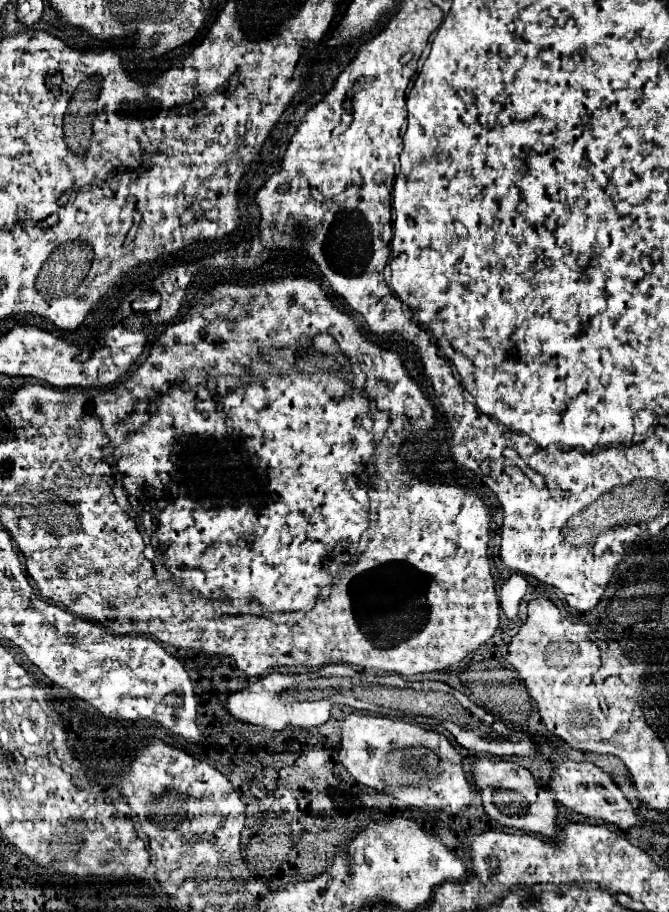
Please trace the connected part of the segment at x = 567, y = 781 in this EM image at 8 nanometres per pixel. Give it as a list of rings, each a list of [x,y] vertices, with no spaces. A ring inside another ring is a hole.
[[[570,760],[562,762],[554,770],[550,788],[556,792],[556,800],[560,804],[564,804],[566,808],[570,808],[582,816],[600,818],[608,824],[618,826],[620,830],[628,830],[638,822],[638,816],[634,812],[628,812],[628,808],[632,808],[632,806],[624,798],[620,788],[612,782],[612,778],[606,772],[602,772],[598,766],[594,766],[590,762],[570,762]]]

